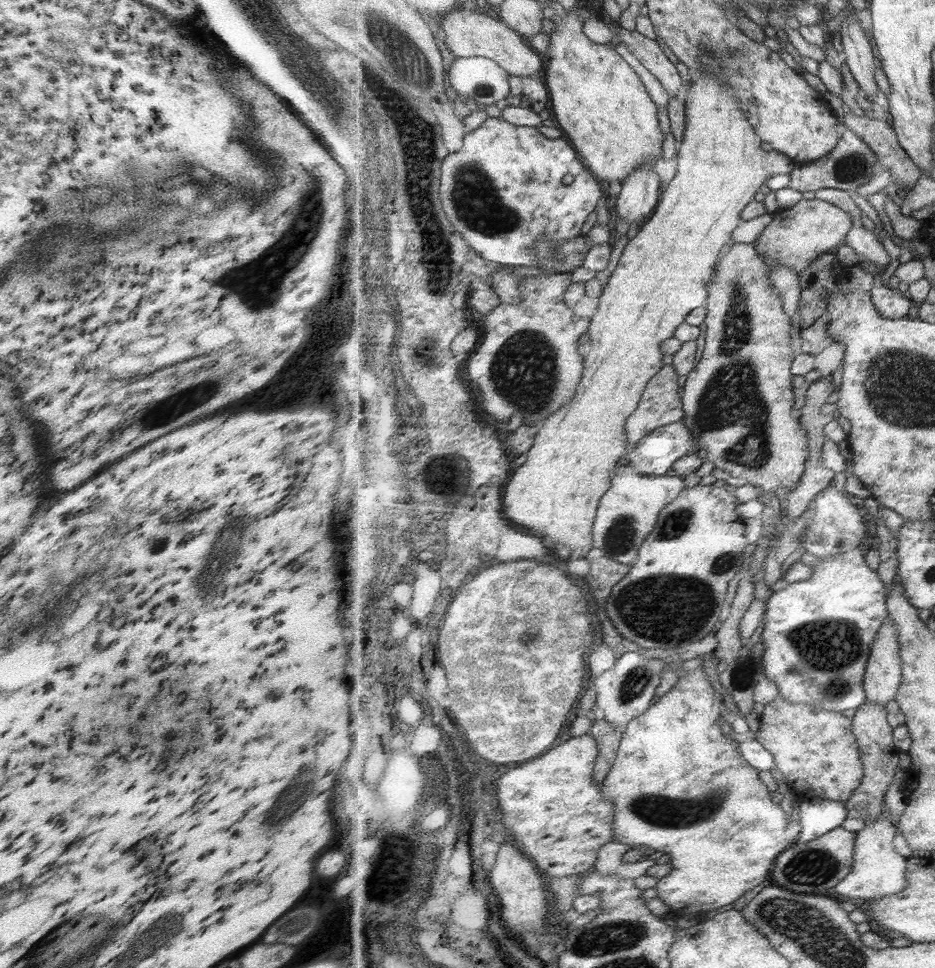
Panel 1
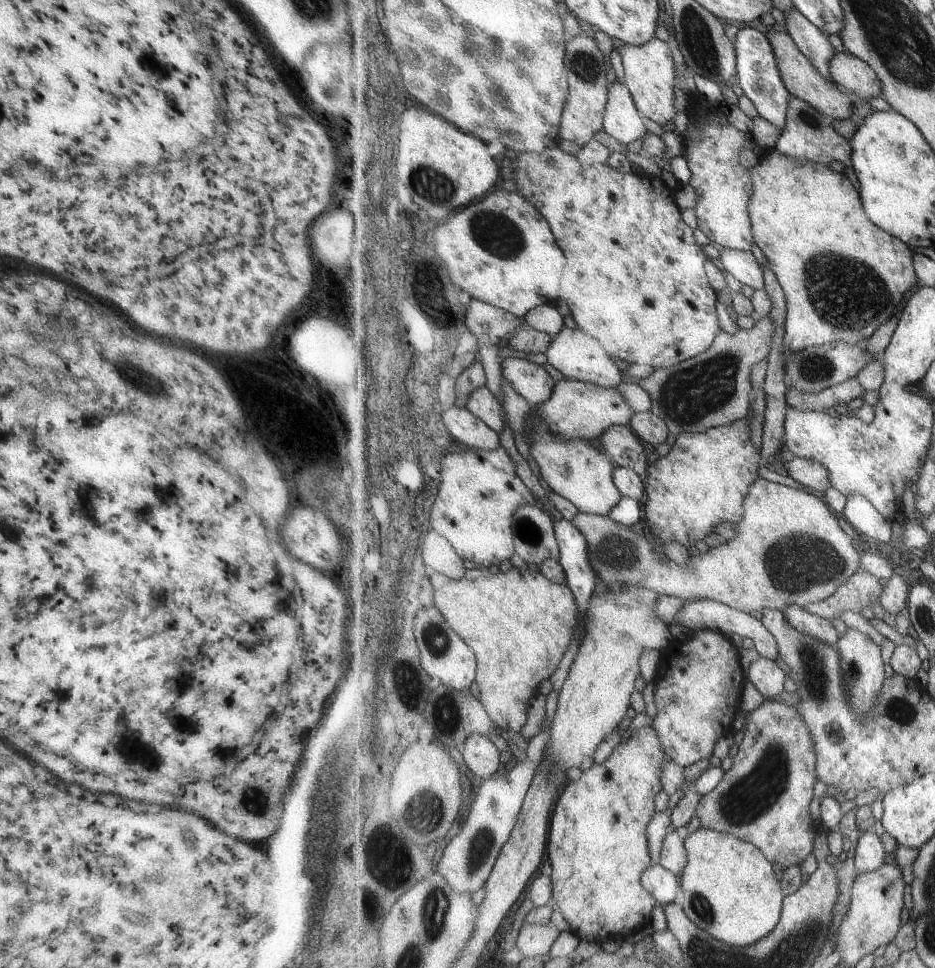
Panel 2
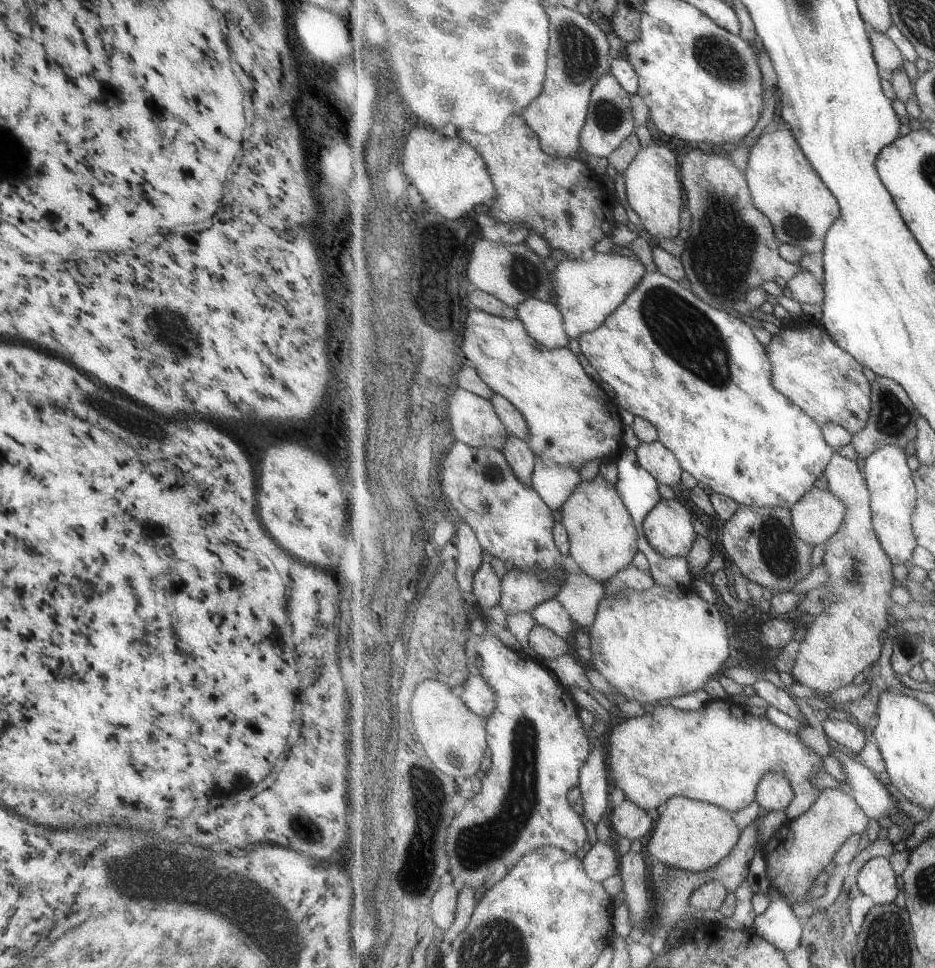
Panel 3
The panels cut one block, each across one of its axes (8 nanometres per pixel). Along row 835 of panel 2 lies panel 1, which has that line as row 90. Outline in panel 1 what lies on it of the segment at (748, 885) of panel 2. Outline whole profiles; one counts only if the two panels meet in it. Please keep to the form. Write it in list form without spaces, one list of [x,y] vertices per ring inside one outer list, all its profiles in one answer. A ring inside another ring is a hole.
[[[691,71],[691,85],[684,91],[687,130],[677,152],[677,173],[669,182],[655,213],[629,241],[620,266],[612,273],[601,295],[598,312],[592,317],[584,342],[585,376],[577,387],[577,395],[545,420],[535,445],[527,454],[526,463],[513,471],[515,476],[507,485],[503,500],[507,518],[533,532],[545,534],[550,550],[555,543],[560,543],[571,552],[580,548],[579,556],[586,558],[587,552],[595,547],[593,528],[602,497],[612,487],[620,460],[630,451],[626,428],[629,417],[639,408],[651,379],[664,367],[661,344],[675,337],[677,328],[686,322],[689,314],[706,304],[707,286],[717,272],[721,250],[743,222],[741,212],[753,202],[757,192],[765,190],[765,180],[773,175],[791,174],[798,165],[785,153],[766,152],[761,148],[763,140],[757,136],[747,112],[740,108],[736,93],[709,72]]]

